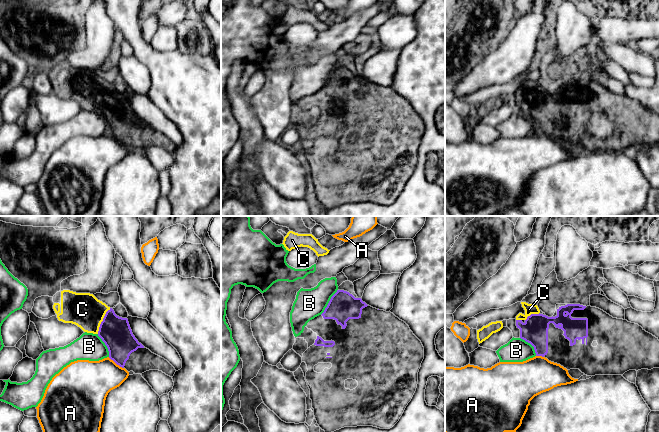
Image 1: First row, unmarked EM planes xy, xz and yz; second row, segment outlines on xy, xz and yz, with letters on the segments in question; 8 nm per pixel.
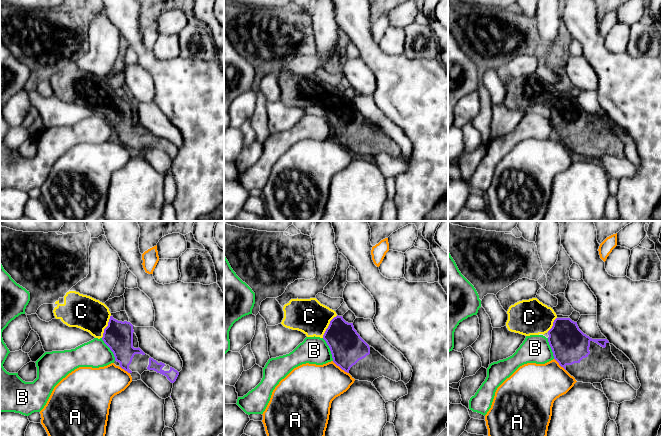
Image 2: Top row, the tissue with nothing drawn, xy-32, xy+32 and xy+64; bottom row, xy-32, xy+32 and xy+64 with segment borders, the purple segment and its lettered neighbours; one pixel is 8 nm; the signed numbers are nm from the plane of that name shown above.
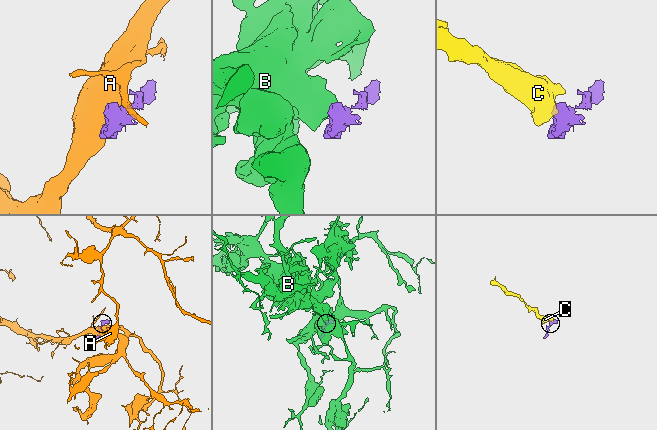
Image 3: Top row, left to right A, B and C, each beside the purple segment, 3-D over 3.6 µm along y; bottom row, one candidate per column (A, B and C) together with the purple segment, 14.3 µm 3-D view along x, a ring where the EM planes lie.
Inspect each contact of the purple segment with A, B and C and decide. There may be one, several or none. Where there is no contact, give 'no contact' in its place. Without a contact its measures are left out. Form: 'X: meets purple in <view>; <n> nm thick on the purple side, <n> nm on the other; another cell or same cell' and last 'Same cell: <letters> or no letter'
A: meets purple in xy; 240 nm thick on the purple side, 340 nm on the other; another cell
B: meets purple in xz; 220 nm thick on the purple side, 240 nm on the other; another cell
C: meets purple in xy; 240 nm thick on the purple side, 280 nm on the other; same cell
Same cell: C

